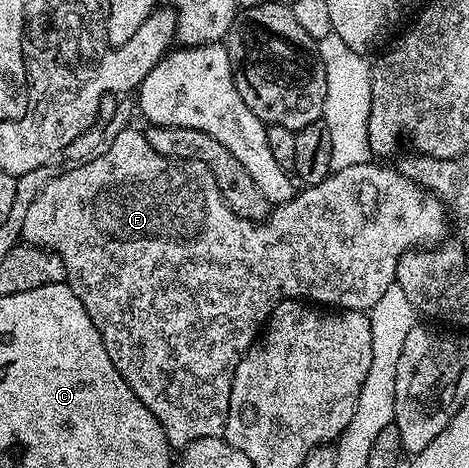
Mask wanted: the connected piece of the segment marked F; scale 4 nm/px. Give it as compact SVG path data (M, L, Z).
M130 125L122 129L122 133L111 136L103 150L92 158L69 166L69 171L61 170L48 182L46 189L38 193L30 209L26 209L26 221L22 221L20 237L25 244L46 247L59 253L62 265L66 265L66 282L78 297L78 301L82 301L86 313L90 313L90 321L94 321L102 337L102 345L106 345L106 353L110 353L110 361L114 361L114 369L118 369L126 385L134 389L138 401L142 401L142 405L146 405L146 409L154 413L154 417L166 433L169 444L173 448L183 449L199 439L223 436L230 409L234 369L256 342L272 310L281 301L305 299L328 309L371 312L372 307L378 305L378 297L382 297L382 293L386 293L386 289L395 284L398 261L409 249L444 242L450 231L450 216L444 204L431 191L419 187L414 179L406 178L403 171L395 166L379 167L376 163L379 162L369 161L352 165L330 174L317 187L305 186L297 190L290 201L273 206L267 219L252 223L249 219L238 217L238 213L229 209L222 193L218 193L214 173L210 173L206 165L202 165L197 159L171 159L162 153L154 153L154 149L150 149L146 141L143 130L135 131L135 126Z

